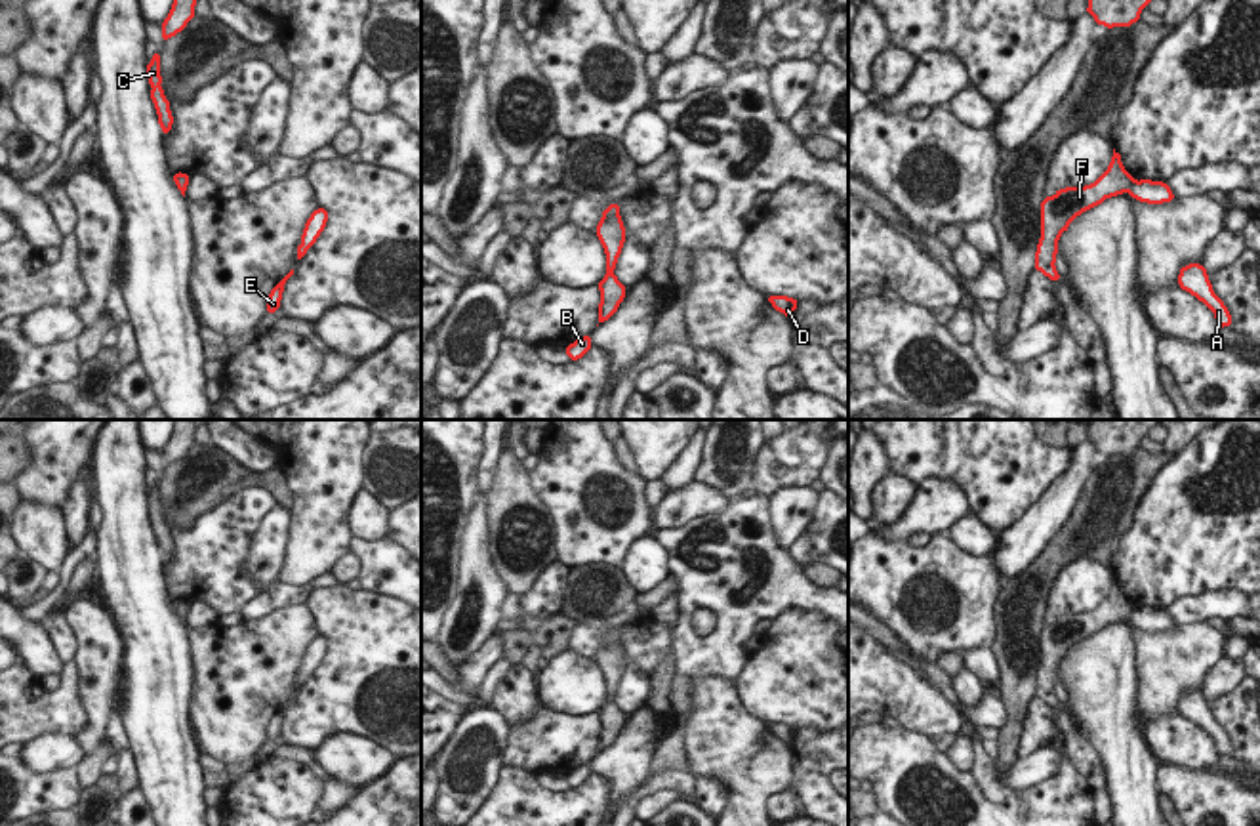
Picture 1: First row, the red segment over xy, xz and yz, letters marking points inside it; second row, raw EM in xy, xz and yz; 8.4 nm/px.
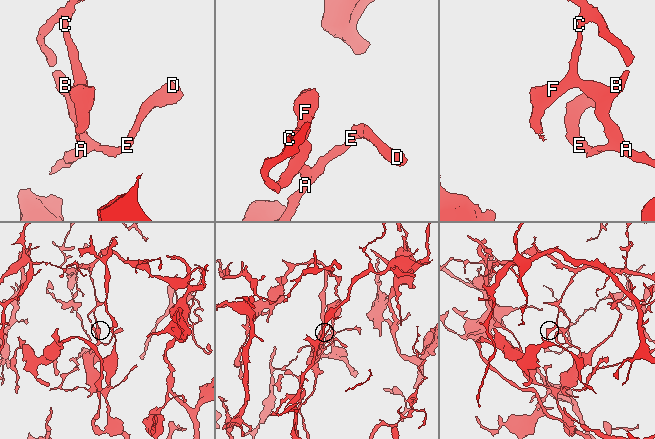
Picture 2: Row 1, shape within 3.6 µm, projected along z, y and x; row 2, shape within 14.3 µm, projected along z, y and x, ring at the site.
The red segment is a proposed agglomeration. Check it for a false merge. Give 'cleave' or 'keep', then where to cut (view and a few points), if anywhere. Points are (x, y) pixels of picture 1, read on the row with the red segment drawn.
cleave; cut in yz along (1133, 180), (1129, 189)

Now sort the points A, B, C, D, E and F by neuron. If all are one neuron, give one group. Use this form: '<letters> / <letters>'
A B D E / C F

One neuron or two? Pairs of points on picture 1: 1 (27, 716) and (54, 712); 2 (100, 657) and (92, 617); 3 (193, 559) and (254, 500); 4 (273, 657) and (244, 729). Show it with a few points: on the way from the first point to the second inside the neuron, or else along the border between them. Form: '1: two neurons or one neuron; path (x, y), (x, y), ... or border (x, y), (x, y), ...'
1: one neuron; path (33, 712), (48, 712)
2: one neuron; path (100, 647), (92, 626)
3: one neuron; path (210, 552), (235, 527), (239, 517)
4: one neuron; path (264, 674), (244, 693), (244, 712)

